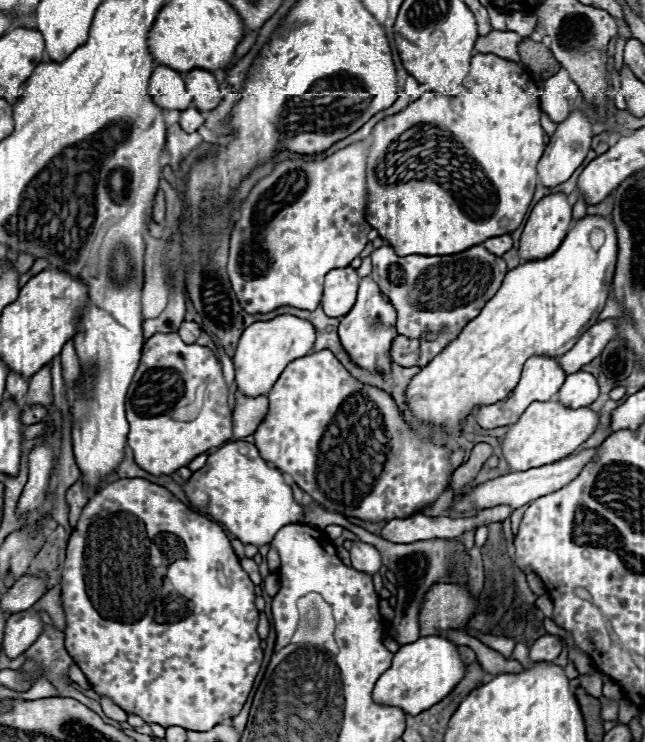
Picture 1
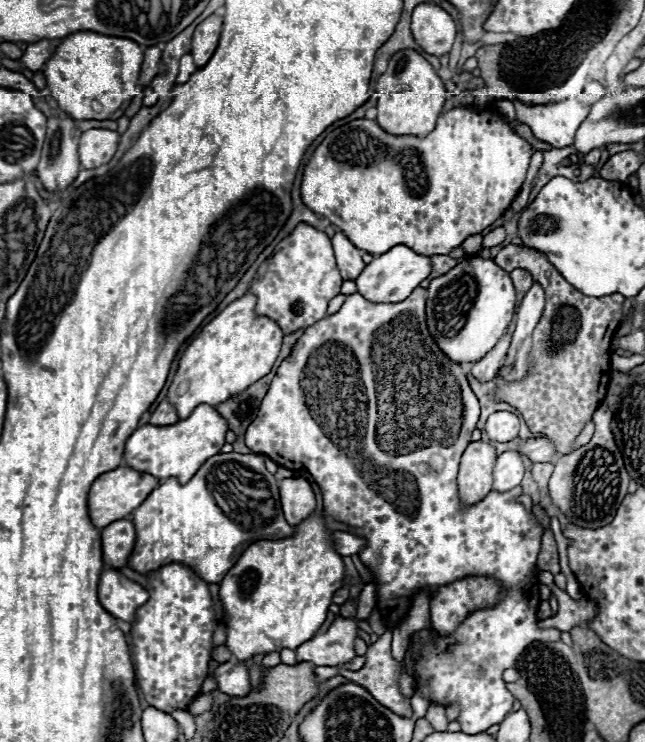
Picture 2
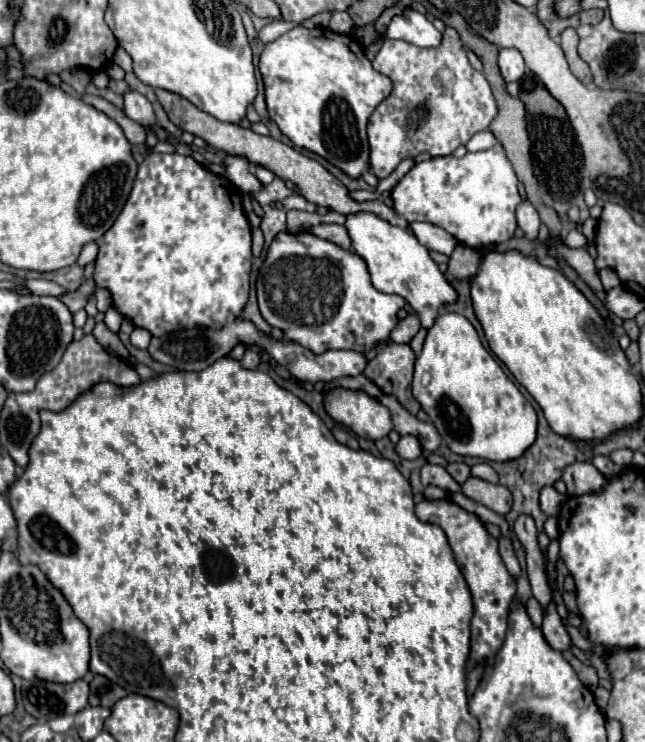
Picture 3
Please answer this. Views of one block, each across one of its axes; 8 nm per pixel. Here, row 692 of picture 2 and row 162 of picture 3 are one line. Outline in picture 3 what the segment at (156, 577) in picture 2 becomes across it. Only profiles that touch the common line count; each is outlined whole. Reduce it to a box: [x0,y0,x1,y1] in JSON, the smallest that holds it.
[94,154,250,336]

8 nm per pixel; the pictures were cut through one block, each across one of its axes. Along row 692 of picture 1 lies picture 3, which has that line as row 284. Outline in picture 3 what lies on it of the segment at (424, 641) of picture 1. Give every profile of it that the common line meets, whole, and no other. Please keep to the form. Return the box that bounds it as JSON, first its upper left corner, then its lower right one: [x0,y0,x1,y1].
[346,212,456,328]

